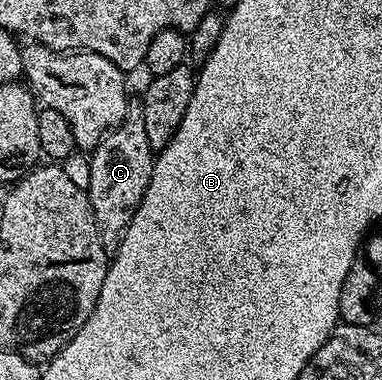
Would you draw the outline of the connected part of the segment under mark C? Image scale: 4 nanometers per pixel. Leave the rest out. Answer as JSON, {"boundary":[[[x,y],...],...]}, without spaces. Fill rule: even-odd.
{"boundary":[[[127,116],[115,126],[89,155],[90,160],[90,207],[94,210],[94,220],[100,227],[102,242],[107,251],[117,250],[126,227],[142,203],[144,192],[154,171],[156,151],[148,142],[148,132],[144,130],[144,120],[140,116]]]}

